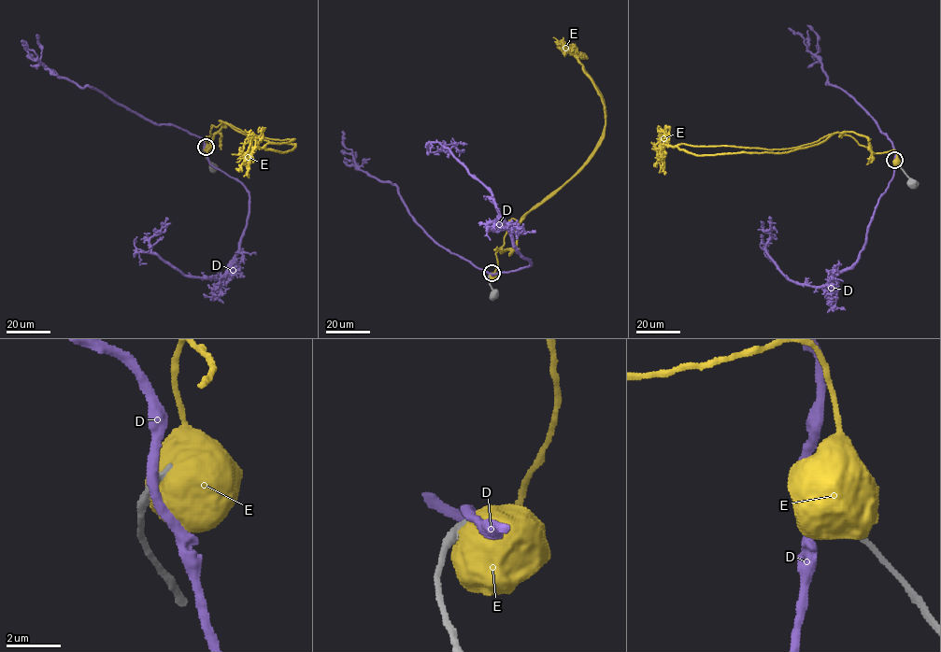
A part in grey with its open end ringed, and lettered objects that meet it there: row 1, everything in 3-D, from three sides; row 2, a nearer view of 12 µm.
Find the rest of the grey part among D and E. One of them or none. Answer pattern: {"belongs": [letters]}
{"belongs": []}

